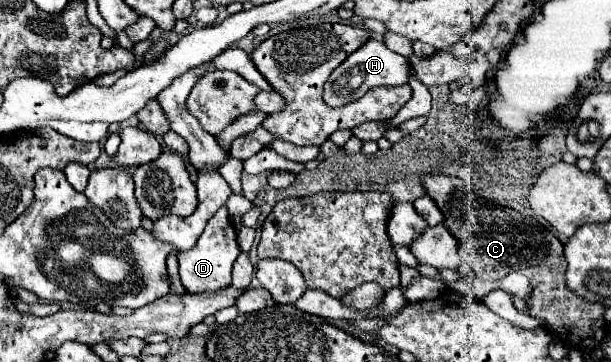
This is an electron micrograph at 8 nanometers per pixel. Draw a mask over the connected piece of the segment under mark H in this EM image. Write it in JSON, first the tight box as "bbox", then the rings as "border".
{"bbox":[324,40,408,108],"border":[[[368,40],[362,48],[352,52],[346,62],[342,62],[324,84],[324,102],[332,108],[346,106],[358,98],[362,98],[374,86],[400,86],[408,82],[408,60],[396,52],[392,52],[384,42]]]}

